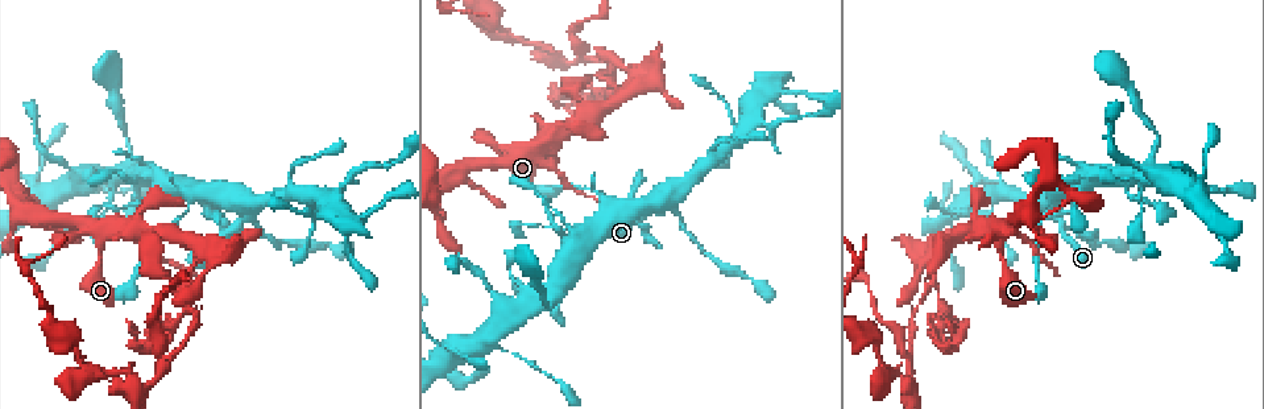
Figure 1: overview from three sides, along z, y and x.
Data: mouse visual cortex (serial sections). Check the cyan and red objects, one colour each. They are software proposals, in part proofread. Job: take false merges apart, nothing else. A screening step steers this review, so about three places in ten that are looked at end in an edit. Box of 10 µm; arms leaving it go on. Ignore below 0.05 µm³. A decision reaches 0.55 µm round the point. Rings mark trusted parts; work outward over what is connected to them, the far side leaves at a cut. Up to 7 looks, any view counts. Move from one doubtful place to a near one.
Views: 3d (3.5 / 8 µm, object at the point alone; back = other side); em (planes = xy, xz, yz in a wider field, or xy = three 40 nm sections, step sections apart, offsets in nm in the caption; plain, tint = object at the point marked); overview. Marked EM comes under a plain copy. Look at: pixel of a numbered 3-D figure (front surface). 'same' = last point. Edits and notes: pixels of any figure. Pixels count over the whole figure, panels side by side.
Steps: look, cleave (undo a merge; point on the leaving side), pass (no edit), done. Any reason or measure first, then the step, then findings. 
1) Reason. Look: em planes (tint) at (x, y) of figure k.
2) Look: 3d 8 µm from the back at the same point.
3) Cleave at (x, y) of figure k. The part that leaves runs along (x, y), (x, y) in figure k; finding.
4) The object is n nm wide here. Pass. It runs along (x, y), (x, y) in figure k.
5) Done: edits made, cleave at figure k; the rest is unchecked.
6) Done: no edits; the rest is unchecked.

Look: 3d 3.5 µm from the back at (525, 149) of figure 1.

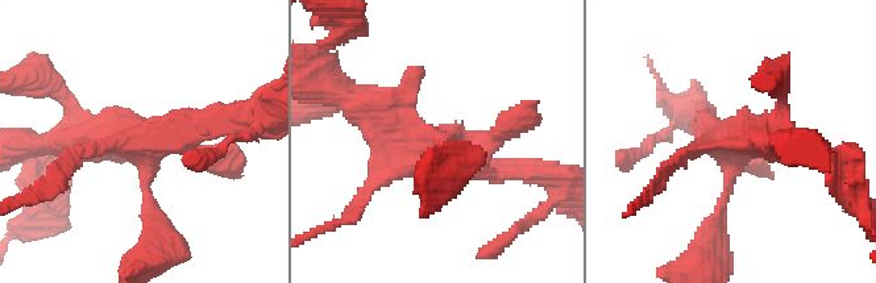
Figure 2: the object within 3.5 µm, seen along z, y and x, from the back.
Shape alone is not enough. Look: em xy step 1 (tint) at (439, 141) of figure 2.

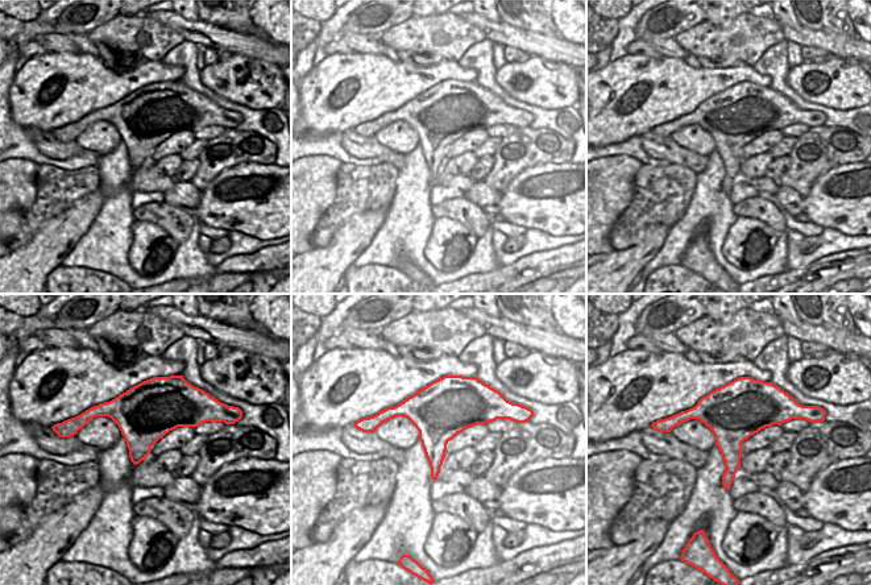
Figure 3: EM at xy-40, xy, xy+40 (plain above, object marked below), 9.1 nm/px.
Pass. It runs along (160, 233), (146, 155), (70, 140) in figure 2; all the same cell.

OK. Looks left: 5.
Two arms in line, one across. Look: 3d 8 µm from the back at (628, 213) of figure 1.

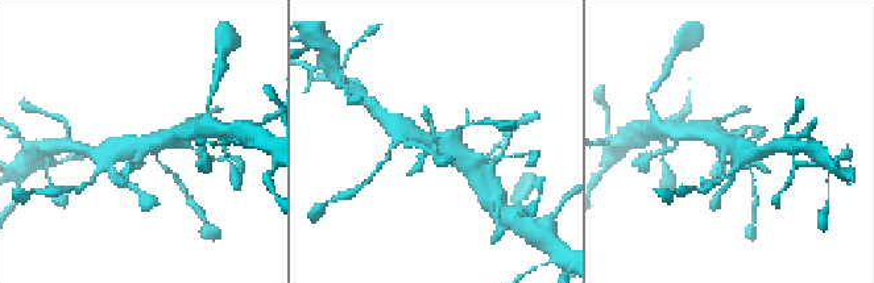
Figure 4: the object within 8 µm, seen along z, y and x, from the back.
Look: em xy step 3 (tint) at the same point.

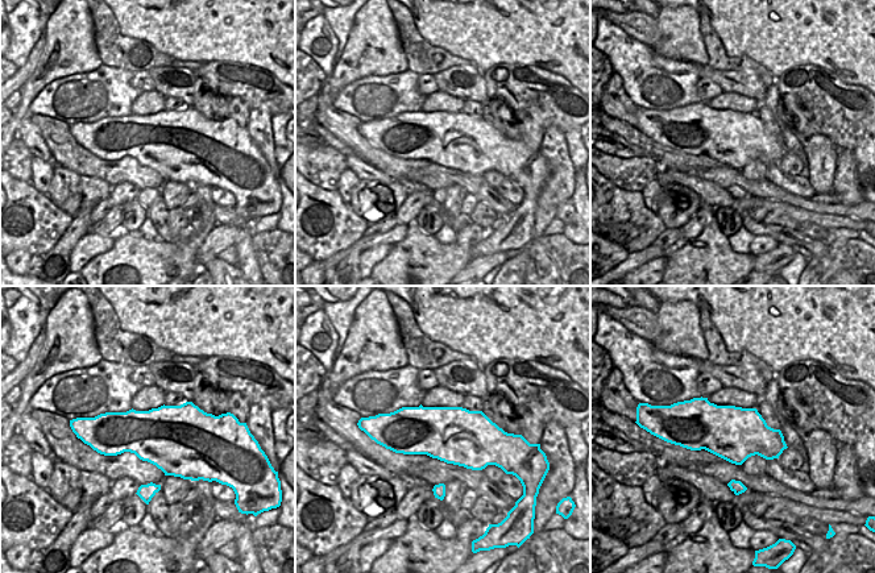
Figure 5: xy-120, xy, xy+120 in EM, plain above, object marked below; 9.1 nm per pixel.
Pass. All the same cell.

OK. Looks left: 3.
Look: 3d 3.5 µm at (1002, 185) of figure 1.

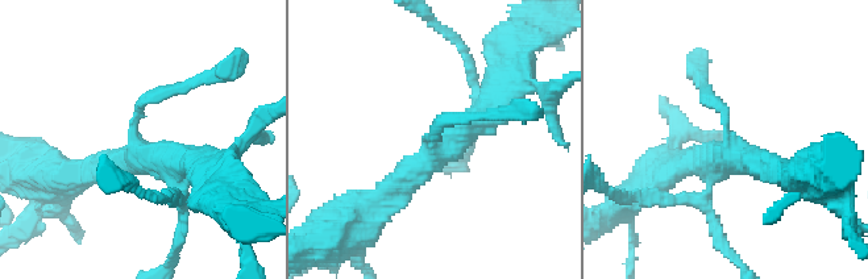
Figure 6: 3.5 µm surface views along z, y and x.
Need the tissue. Look: em xy step 2 (tint) at (733, 143) of figure 6.

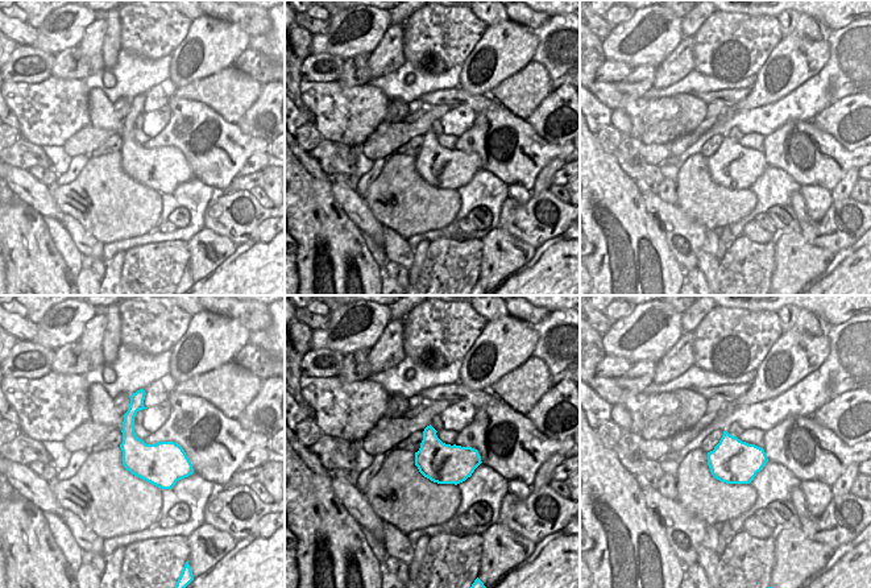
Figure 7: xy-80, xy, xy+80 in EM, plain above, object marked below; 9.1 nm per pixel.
Pass. It runs along (379, 198), (436, 126), (473, 117) in figure 6; all the same cell.

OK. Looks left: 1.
Done: no edits; the rest is unchecked.

